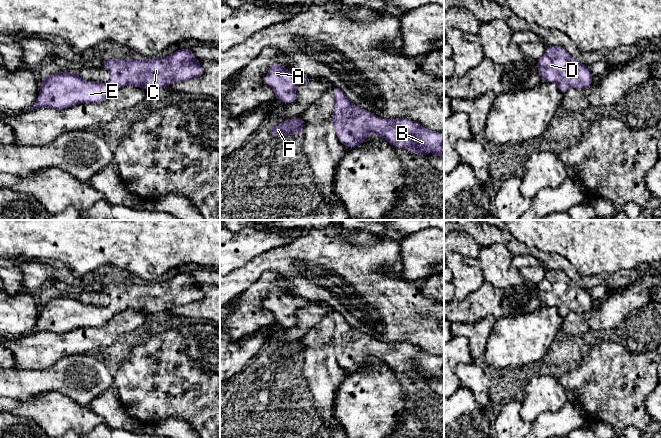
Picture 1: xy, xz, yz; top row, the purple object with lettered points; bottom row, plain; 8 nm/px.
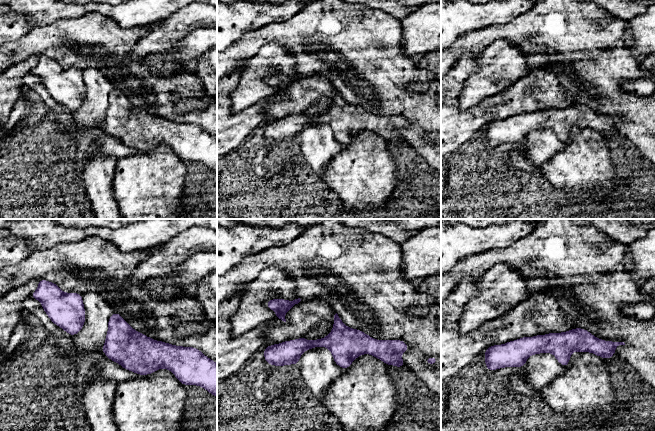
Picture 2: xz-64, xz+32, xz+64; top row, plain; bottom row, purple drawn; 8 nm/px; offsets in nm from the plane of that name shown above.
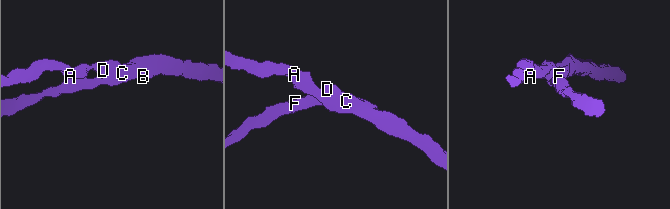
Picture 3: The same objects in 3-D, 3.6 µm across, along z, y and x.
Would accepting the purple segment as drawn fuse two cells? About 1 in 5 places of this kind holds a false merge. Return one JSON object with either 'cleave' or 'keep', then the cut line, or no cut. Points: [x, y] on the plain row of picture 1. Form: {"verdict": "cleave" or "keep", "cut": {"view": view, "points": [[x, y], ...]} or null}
{"verdict": "keep", "cut": null}

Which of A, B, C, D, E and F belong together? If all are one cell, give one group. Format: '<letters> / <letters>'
A B C D E F

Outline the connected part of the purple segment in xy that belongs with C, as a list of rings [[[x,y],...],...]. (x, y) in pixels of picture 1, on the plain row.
[[[191,272],[177,274],[169,281],[150,283],[108,283],[103,285],[103,292],[107,293],[111,302],[108,306],[99,307],[83,304],[76,296],[47,298],[41,306],[40,316],[29,335],[39,332],[52,332],[63,334],[81,327],[99,327],[107,323],[115,314],[127,309],[141,311],[147,315],[168,311],[173,306],[184,306],[186,304],[201,301],[204,293],[192,277]]]

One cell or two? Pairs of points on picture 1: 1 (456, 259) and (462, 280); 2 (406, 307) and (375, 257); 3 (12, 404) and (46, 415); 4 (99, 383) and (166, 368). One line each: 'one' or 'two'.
1: one
2: one
3: two
4: two

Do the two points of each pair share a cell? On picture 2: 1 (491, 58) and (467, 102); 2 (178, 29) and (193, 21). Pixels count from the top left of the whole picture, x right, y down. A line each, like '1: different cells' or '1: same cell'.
1: same cell
2: same cell

